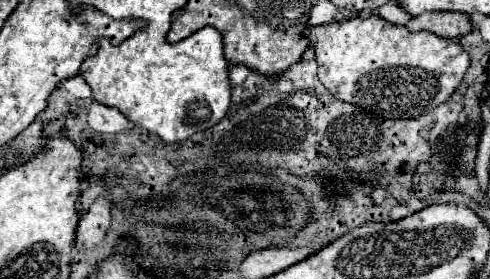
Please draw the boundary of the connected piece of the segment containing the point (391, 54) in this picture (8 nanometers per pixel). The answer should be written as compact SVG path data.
M378 15L326 23L320 27L307 27L303 35L310 37L316 51L320 83L336 99L352 103L386 119L416 119L428 111L434 111L460 87L470 67L470 55L458 41L442 39L430 31L412 33L406 27L388 23Z

